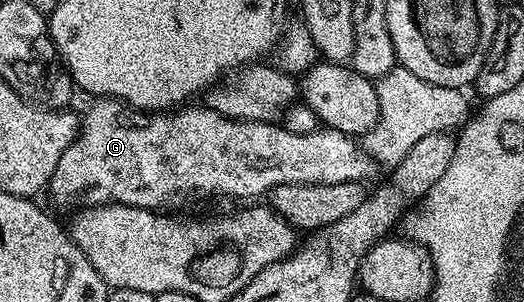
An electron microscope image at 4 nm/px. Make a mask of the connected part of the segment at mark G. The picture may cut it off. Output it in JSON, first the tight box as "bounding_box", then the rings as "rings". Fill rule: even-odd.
{"bounding_box":[47,98,374,209],"rings":[[[97,98],[81,116],[81,130],[71,146],[63,150],[63,158],[59,158],[59,166],[55,166],[55,174],[50,178],[47,192],[50,192],[61,204],[79,204],[78,206],[98,206],[101,204],[126,204],[136,208],[160,209],[160,204],[168,202],[172,196],[185,196],[188,192],[210,192],[213,196],[257,196],[269,193],[276,184],[334,184],[335,182],[368,181],[369,170],[374,166],[374,161],[366,156],[359,147],[354,137],[346,136],[343,132],[337,132],[334,128],[314,130],[311,132],[292,132],[287,127],[278,126],[273,122],[263,120],[232,120],[223,114],[219,114],[213,108],[198,106],[181,106],[168,114],[157,114],[151,119],[150,113],[144,110],[130,108],[128,104],[112,98]]]}

